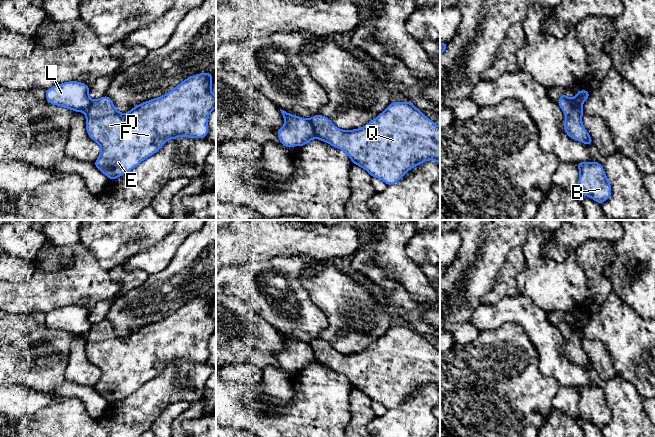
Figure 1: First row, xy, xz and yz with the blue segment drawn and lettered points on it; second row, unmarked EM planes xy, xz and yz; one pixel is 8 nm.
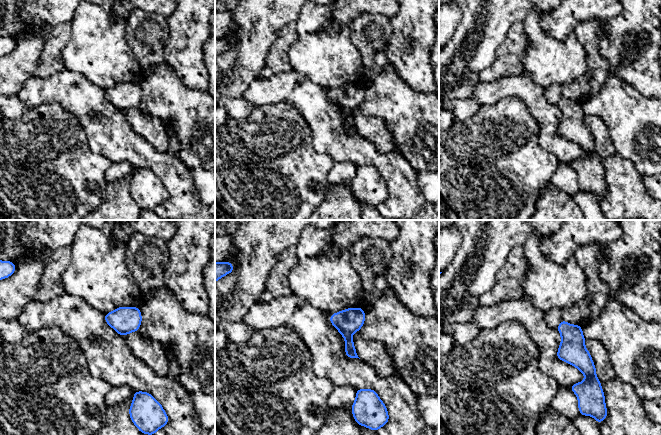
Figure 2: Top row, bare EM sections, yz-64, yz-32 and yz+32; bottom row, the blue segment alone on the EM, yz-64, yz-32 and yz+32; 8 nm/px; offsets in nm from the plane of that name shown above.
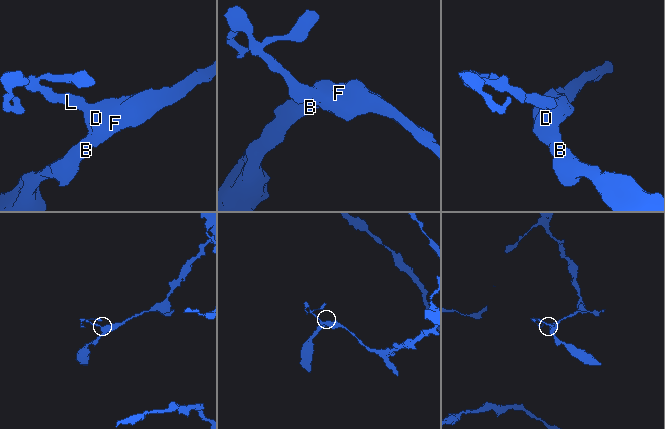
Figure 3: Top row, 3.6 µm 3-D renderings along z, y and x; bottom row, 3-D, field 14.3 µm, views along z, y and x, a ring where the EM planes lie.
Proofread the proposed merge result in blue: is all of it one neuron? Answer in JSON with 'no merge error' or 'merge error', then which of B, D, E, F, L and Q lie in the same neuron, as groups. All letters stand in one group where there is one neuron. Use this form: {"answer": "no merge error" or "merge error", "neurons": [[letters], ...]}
{"answer": "merge error", "neurons": [["B", "D", "E", "F", "Q"], ["L"]]}

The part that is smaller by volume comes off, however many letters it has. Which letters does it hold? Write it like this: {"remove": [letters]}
{"remove": ["L"]}

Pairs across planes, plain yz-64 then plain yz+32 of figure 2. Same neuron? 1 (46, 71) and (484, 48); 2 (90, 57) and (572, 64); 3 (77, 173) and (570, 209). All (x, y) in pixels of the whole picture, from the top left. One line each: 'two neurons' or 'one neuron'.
1: two neurons
2: one neuron
3: two neurons

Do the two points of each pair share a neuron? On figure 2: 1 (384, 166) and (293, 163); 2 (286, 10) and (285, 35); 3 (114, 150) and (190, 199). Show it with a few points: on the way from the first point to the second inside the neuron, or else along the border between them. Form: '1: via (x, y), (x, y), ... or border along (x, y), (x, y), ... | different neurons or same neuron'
1: border along (314, 149), (318, 152), (326, 153), (334, 162) | different neurons
2: border along (295, 22), (285, 24), (272, 44) | different neurons
3: via (134, 152), (156, 161), (174, 179) | same neuron

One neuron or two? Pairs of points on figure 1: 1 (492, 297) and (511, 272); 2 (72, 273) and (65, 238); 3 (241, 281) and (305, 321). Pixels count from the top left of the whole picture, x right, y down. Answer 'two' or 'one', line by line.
1: one
2: one
3: one

